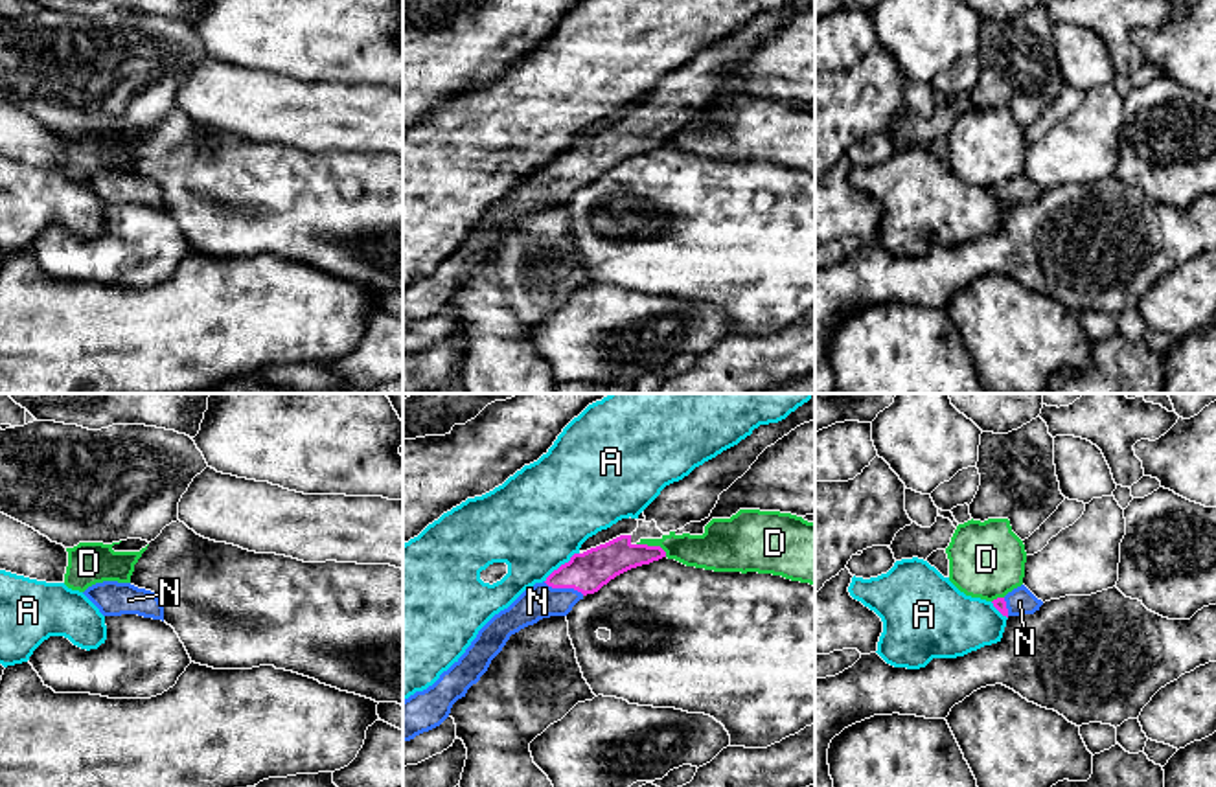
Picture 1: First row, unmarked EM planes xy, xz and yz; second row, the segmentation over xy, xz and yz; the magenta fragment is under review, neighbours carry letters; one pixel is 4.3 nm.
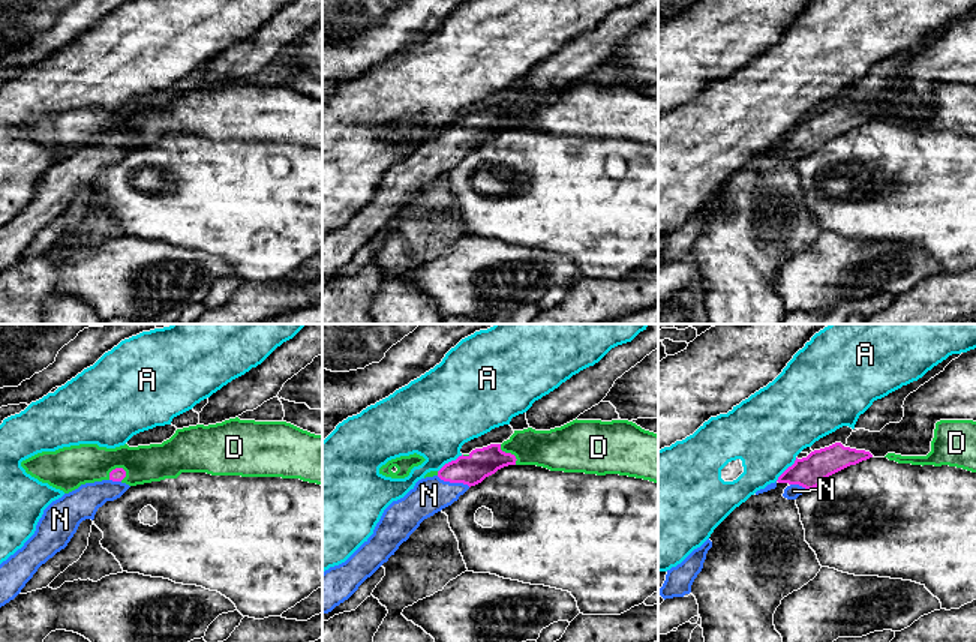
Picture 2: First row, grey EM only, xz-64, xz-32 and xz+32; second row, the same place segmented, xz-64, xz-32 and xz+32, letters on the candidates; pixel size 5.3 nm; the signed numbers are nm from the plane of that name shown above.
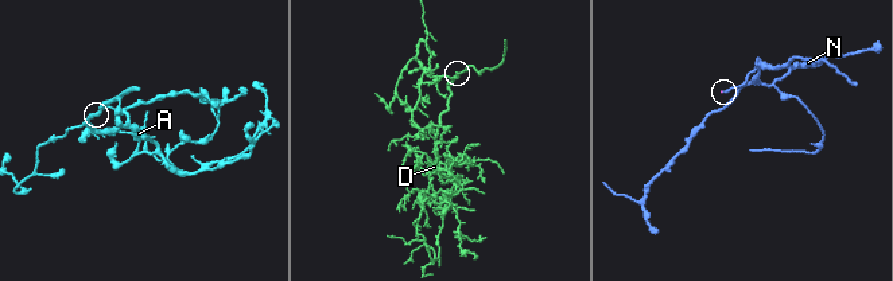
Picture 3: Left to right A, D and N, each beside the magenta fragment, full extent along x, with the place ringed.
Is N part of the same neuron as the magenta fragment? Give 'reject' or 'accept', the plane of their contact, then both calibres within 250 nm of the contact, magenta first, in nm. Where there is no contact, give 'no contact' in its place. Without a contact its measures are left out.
accept; contact in xz; calibres 180 and 150 nm

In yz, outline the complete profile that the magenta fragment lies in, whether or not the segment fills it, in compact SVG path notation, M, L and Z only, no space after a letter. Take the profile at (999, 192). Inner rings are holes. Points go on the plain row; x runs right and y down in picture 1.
M1025 173L1014 177L1004 186L993 188L992 191L1006 206L1034 202L1043 193L1043 189L1038 188Z

